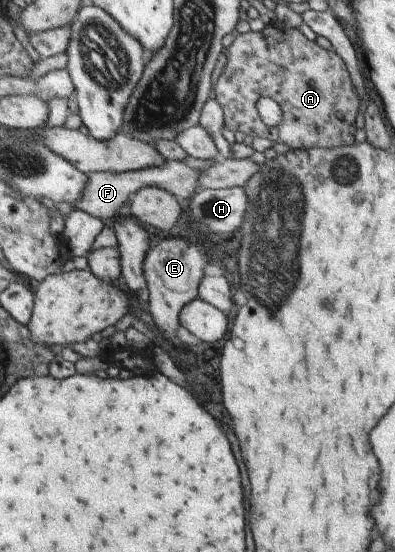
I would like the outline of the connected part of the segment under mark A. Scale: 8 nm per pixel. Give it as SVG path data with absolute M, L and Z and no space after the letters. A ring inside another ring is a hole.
M278 21L259 32L234 34L234 41L226 50L226 57L225 68L213 86L214 100L222 105L224 111L225 128L232 132L240 131L253 138L259 136L272 142L286 143L293 149L304 151L354 145L356 115L360 113L362 101L346 62L336 50L323 49L315 40L308 39L299 27L290 28ZM260 97L271 97L280 103L284 111L284 123L280 123L280 127L270 128L263 122L257 109Z

